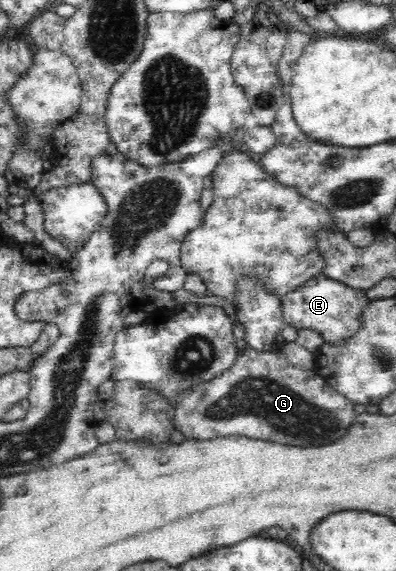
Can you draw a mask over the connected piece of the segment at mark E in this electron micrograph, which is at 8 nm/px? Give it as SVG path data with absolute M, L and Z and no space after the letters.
M322 273L302 283L302 286L289 290L281 299L286 325L294 326L296 329L318 330L324 335L326 342L349 337L359 323L357 318L361 308L370 300L365 291L354 290L341 282L326 278Z

